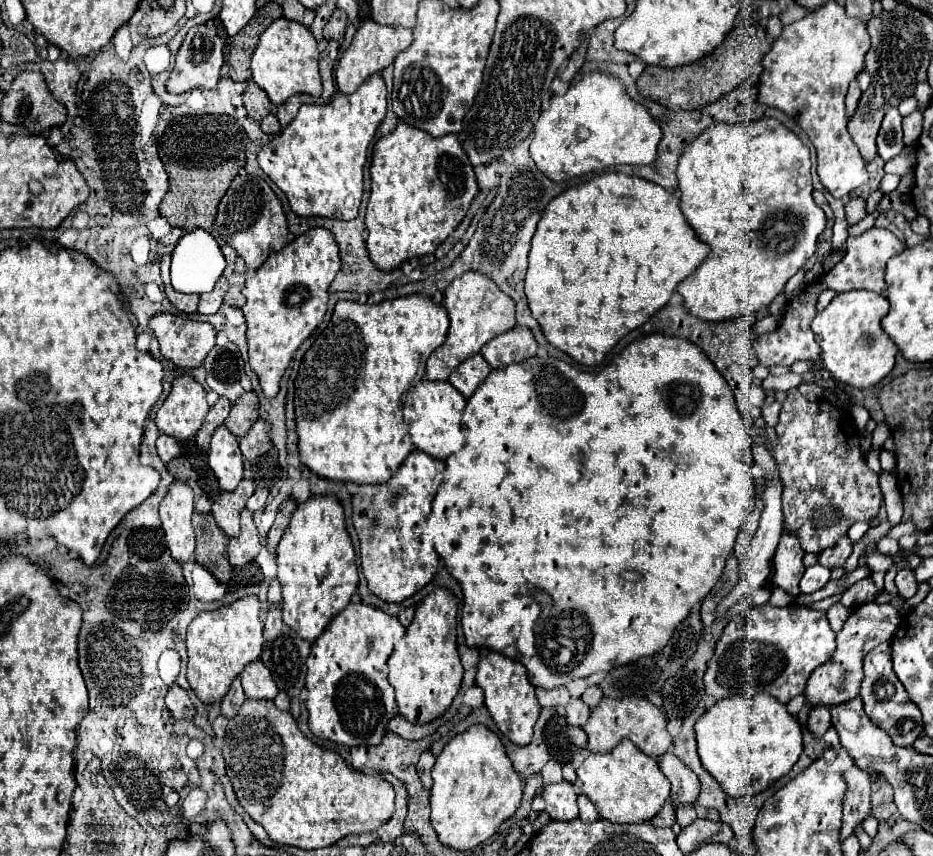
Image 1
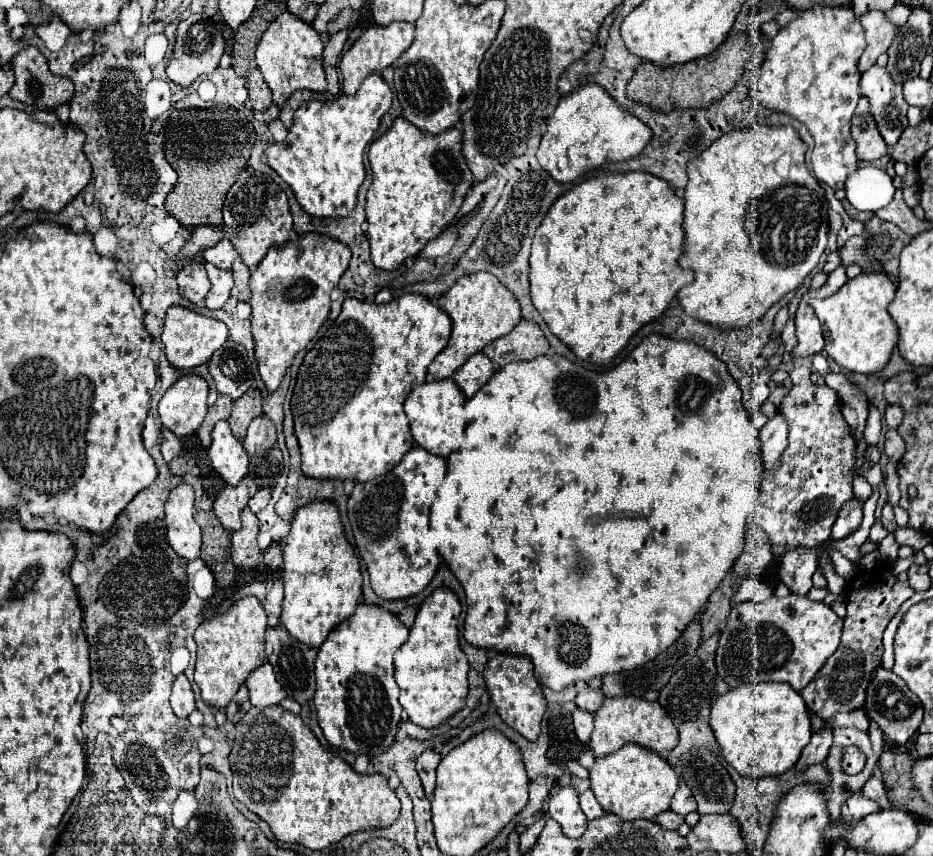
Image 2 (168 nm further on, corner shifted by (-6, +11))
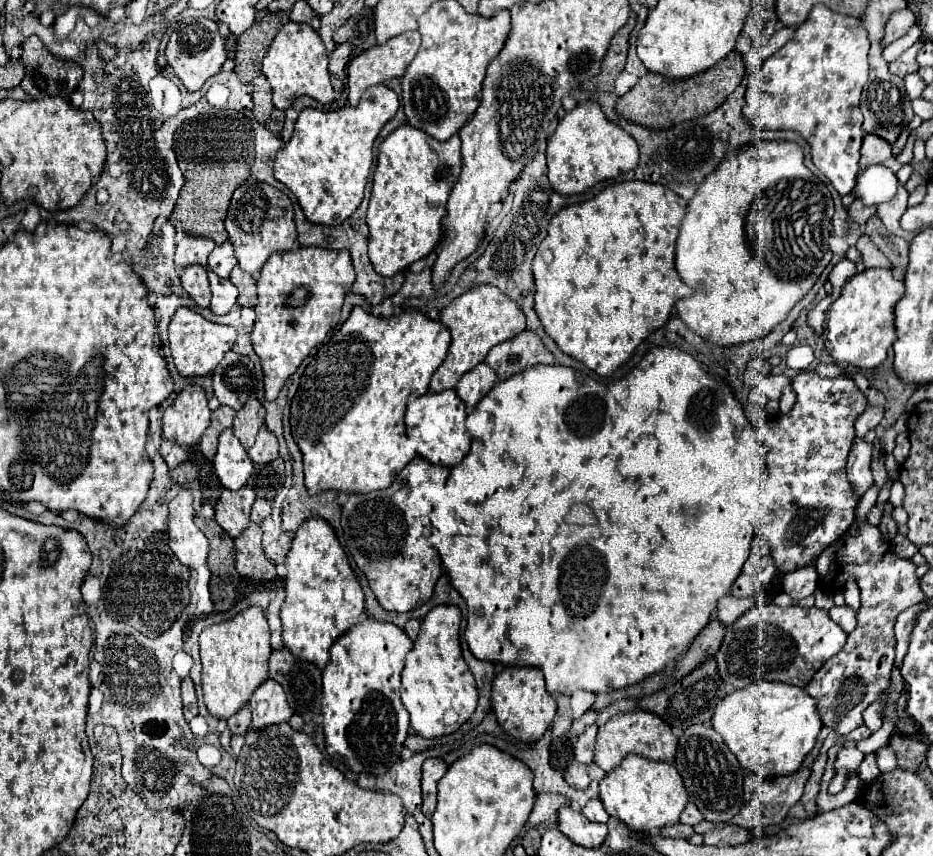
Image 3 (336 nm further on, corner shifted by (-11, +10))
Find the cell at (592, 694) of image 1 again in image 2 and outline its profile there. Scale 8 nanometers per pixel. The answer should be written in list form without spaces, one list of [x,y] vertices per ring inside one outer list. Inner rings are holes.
[[[585,686],[585,690],[579,690],[577,698],[575,698],[575,704],[587,712],[597,712],[601,702],[603,702],[605,694],[601,692],[601,688],[591,688],[591,686]]]

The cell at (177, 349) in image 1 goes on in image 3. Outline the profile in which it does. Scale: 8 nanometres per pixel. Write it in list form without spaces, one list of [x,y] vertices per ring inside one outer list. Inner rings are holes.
[[[180,307],[172,321],[170,321],[170,349],[172,349],[172,359],[176,363],[176,369],[182,377],[204,377],[210,375],[216,365],[224,359],[224,355],[232,349],[234,341],[236,341],[236,329],[228,327],[228,325],[214,325],[208,319],[204,319],[202,315],[194,313],[192,309]]]

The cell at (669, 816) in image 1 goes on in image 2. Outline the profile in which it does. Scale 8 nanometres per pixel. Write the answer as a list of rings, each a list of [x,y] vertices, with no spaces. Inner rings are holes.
[[[665,810],[663,814],[659,814],[659,816],[655,818],[655,822],[657,822],[657,824],[661,824],[663,828],[669,828],[669,830],[677,830],[677,826],[685,822],[685,816],[681,816],[681,814],[673,812],[673,810]]]

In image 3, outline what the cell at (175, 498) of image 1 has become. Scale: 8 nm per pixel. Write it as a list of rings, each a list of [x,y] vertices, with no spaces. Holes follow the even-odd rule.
[[[182,489],[170,503],[168,545],[178,561],[190,569],[198,569],[206,563],[208,539],[194,525],[192,495],[188,489]]]

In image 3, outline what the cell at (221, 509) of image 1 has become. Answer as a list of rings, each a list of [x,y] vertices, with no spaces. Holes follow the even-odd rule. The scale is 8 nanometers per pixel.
[[[242,487],[238,491],[222,491],[216,505],[216,523],[230,535],[238,537],[240,531],[250,523],[250,509],[256,495],[252,487]]]

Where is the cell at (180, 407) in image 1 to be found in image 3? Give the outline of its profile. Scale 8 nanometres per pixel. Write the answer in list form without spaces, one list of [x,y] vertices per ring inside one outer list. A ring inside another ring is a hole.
[[[188,385],[178,393],[174,405],[164,411],[162,437],[182,447],[194,445],[206,431],[208,421],[210,409],[204,389],[198,385]]]

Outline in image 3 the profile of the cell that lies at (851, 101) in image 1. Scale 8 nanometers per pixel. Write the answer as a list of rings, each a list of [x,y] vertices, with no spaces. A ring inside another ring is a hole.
[[[902,9],[902,11],[894,11],[886,23],[886,35],[884,35],[884,45],[900,39],[902,35],[908,33],[908,29],[916,23],[916,17],[910,9]]]

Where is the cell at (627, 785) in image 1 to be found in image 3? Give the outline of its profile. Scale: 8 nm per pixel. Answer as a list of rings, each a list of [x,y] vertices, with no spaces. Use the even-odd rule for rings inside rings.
[[[628,755],[620,767],[602,779],[600,801],[604,803],[604,809],[610,817],[620,819],[634,831],[652,831],[680,821],[680,813],[688,803],[688,793],[674,765],[648,761],[640,755]]]

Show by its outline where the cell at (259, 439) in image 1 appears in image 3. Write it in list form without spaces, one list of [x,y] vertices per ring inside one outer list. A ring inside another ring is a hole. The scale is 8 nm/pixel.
[[[262,427],[260,433],[256,435],[256,443],[248,449],[248,455],[258,465],[266,465],[266,463],[274,461],[278,457],[276,437],[266,427]]]

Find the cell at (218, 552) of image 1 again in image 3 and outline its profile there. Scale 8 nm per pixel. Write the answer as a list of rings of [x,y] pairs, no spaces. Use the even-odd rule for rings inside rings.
[[[196,517],[196,525],[210,541],[208,569],[212,573],[210,595],[214,609],[228,611],[236,603],[236,587],[240,583],[240,575],[234,567],[234,541],[214,519]]]

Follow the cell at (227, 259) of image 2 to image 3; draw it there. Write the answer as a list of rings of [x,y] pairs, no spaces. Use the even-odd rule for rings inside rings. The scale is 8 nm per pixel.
[[[226,241],[222,245],[216,245],[214,251],[208,257],[208,269],[214,271],[216,275],[220,275],[222,279],[230,277],[230,271],[236,267],[236,257],[232,251],[232,245]]]

